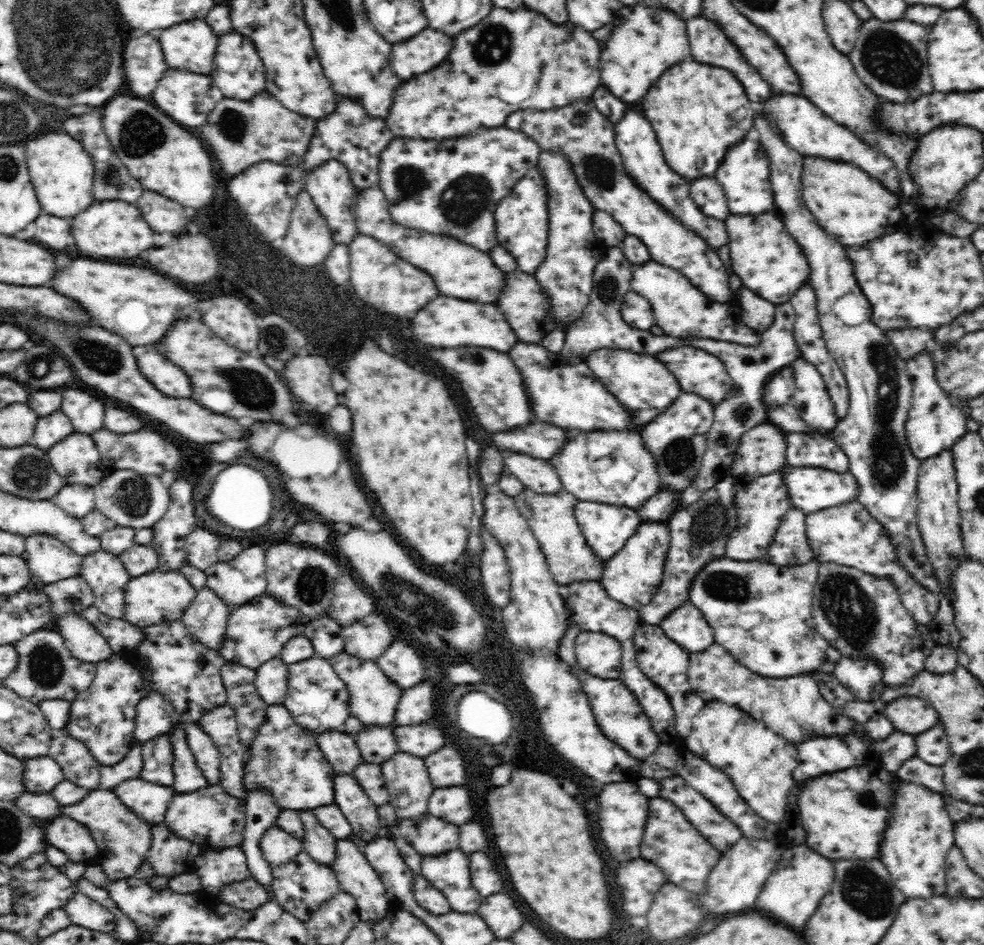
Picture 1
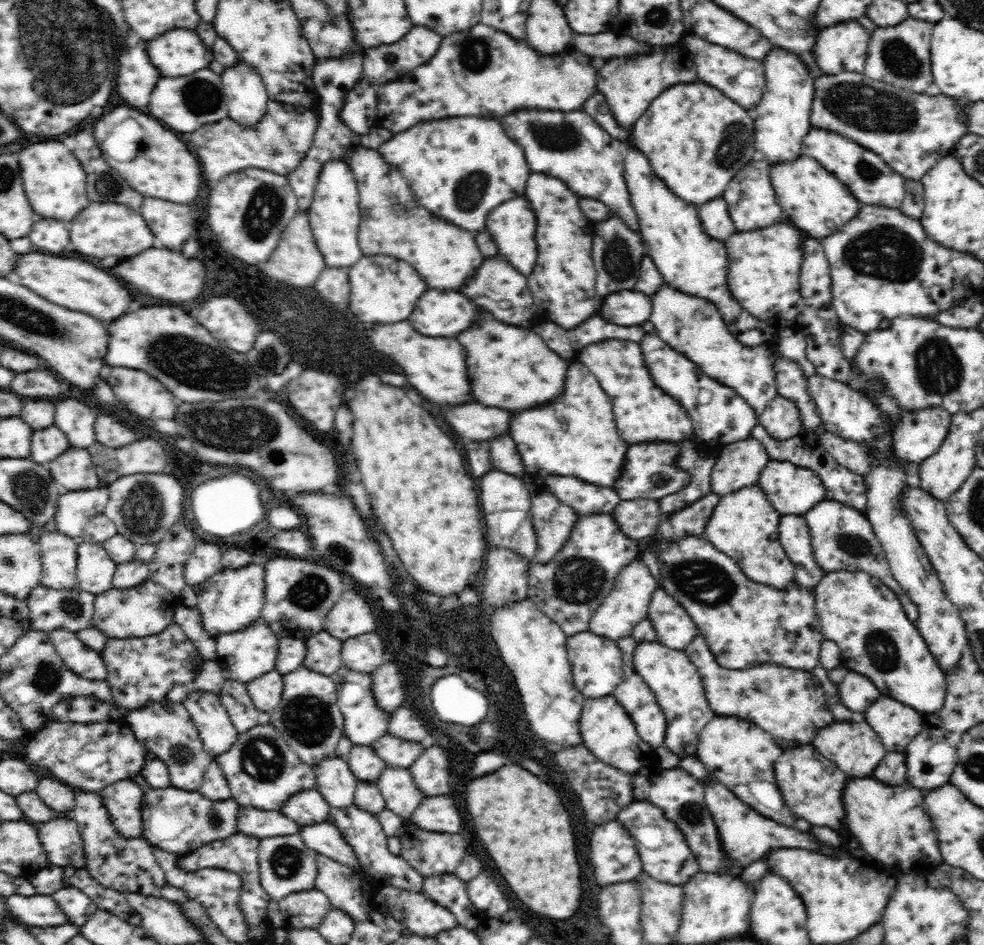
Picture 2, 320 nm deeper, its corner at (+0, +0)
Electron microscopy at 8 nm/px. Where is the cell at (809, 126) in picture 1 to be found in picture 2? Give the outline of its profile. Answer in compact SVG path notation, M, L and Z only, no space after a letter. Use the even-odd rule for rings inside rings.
M814 127L808 131L802 144L804 144L802 154L808 154L808 156L820 160L828 172L832 172L844 186L848 186L848 191L852 192L852 196L860 204L901 208L906 192L906 179L884 162L880 155L861 147L858 143L854 144L850 140L844 142L844 136L841 134L834 134L834 132Z

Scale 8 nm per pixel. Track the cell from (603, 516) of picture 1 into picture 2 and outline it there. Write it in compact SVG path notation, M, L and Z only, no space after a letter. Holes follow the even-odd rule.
M593 514L581 516L572 527L572 532L566 540L566 544L560 548L554 558L546 564L536 560L529 566L528 597L538 608L549 616L566 633L567 637L574 636L579 632L588 631L589 622L594 611L604 602L608 593L614 588L618 573L627 564L630 564L638 556L638 541L634 541L620 529L612 514Z

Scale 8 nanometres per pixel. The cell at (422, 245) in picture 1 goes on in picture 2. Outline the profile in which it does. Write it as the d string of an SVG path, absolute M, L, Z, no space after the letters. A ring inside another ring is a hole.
M368 145L354 148L348 155L348 163L351 166L354 178L358 183L361 218L358 231L358 242L362 254L366 256L394 256L411 264L418 274L424 278L428 288L450 288L456 290L464 284L466 278L476 272L476 268L484 262L482 252L476 246L475 232L460 228L456 224L448 222L441 216L436 216L415 196L409 185L409 180L391 164L382 158L382 155Z

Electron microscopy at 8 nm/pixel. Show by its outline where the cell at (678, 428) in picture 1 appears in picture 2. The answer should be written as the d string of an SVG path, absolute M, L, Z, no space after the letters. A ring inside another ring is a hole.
M666 442L630 445L624 462L622 462L622 468L620 468L620 477L613 488L618 493L620 500L659 500L686 485L690 481L689 473L683 472L678 467L676 463L678 451L679 446Z

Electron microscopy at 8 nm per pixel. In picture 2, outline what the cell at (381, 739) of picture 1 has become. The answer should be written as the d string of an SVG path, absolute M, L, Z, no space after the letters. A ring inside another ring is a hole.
M354 745L346 756L346 762L356 779L364 782L376 782L381 772L387 767L371 746Z

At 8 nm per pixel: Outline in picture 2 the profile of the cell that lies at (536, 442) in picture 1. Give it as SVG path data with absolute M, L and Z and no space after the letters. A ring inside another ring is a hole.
M478 402L450 406L444 410L446 422L464 438L490 440L508 432L510 414L502 408L490 408Z

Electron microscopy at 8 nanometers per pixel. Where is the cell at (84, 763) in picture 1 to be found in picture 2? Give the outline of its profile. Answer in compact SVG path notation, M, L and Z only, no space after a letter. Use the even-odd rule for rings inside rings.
M77 792L75 807L70 813L80 828L86 864L84 868L102 886L119 893L142 893L145 896L161 896L161 887L167 883L165 872L156 860L154 849L141 837L122 837L110 821L102 797L95 792Z

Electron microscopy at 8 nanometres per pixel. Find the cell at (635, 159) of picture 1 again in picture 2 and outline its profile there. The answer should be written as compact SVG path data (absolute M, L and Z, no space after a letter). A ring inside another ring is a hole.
M629 150L623 164L625 181L633 210L638 215L638 228L643 236L646 254L664 279L664 284L688 295L710 301L722 313L726 328L746 347L772 344L776 328L750 316L732 298L726 283L725 243L708 236L702 228L697 207L679 199L660 180L646 156L638 150Z

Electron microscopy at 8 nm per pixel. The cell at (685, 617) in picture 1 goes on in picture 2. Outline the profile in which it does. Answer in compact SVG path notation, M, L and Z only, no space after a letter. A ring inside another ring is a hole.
M661 586L653 592L647 619L656 631L657 641L672 650L684 651L699 634L684 607Z

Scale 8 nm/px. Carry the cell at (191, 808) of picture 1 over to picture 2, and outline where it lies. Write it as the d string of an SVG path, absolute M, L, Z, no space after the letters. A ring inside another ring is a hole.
M141 774L136 782L140 784L143 792L141 800L142 831L140 832L140 837L146 840L152 848L158 847L162 851L184 855L191 853L205 844L213 843L216 840L222 840L227 836L238 833L236 826L240 805L234 799L230 798L225 801L208 800L199 791L183 791L172 786L155 789L144 782L144 777L142 778Z

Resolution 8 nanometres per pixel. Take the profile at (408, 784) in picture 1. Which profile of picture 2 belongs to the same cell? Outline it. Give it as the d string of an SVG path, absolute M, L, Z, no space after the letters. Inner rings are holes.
M386 767L377 778L376 784L385 800L386 809L401 816L406 822L425 797L416 787L407 768Z

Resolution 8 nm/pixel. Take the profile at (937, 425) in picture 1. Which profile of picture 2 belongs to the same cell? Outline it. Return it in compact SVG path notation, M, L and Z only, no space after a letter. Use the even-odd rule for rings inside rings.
M940 407L904 414L891 433L897 458L921 463L933 456L944 443L952 420Z

